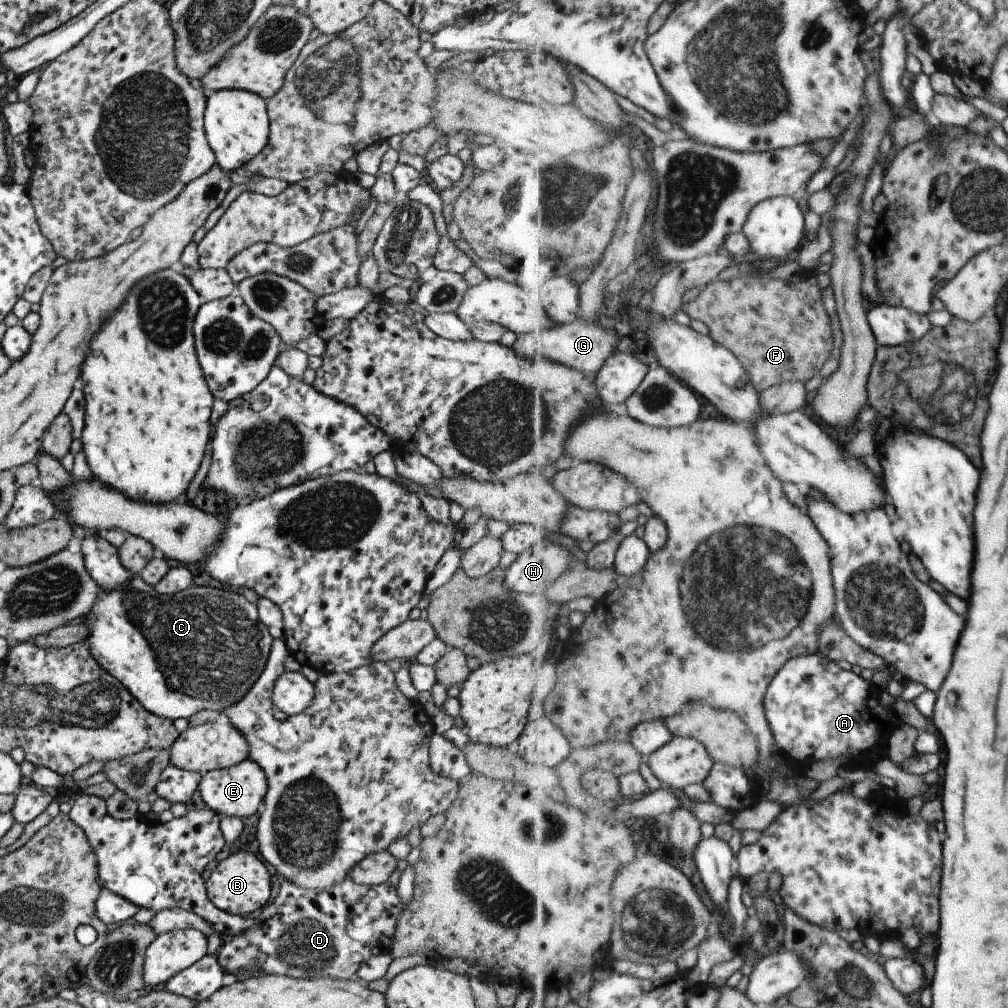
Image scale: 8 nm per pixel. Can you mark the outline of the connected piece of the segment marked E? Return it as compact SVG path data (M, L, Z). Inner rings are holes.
M245 758L233 766L206 772L200 778L197 788L202 801L214 813L244 819L245 816L255 814L266 793L267 781L261 767L252 758Z

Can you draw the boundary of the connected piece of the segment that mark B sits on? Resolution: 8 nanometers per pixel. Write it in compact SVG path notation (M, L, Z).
M237 851L218 862L207 881L204 882L209 902L223 912L252 917L271 896L271 876L267 868L253 854Z

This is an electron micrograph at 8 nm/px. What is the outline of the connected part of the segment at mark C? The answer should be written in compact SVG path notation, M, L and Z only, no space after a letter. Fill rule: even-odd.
M135 573L129 575L127 580L110 589L101 589L98 587L98 595L88 613L85 613L84 627L88 632L84 638L91 658L103 669L106 670L117 682L120 682L134 697L137 702L151 714L155 716L169 719L185 718L188 720L195 713L201 711L211 711L221 713L228 708L229 705L236 703L261 674L264 664L268 659L269 649L271 648L273 638L268 633L265 625L259 620L256 606L249 603L241 594L229 592L221 588L211 588L209 586L191 586L172 595L159 594L154 587L149 586L143 579Z

